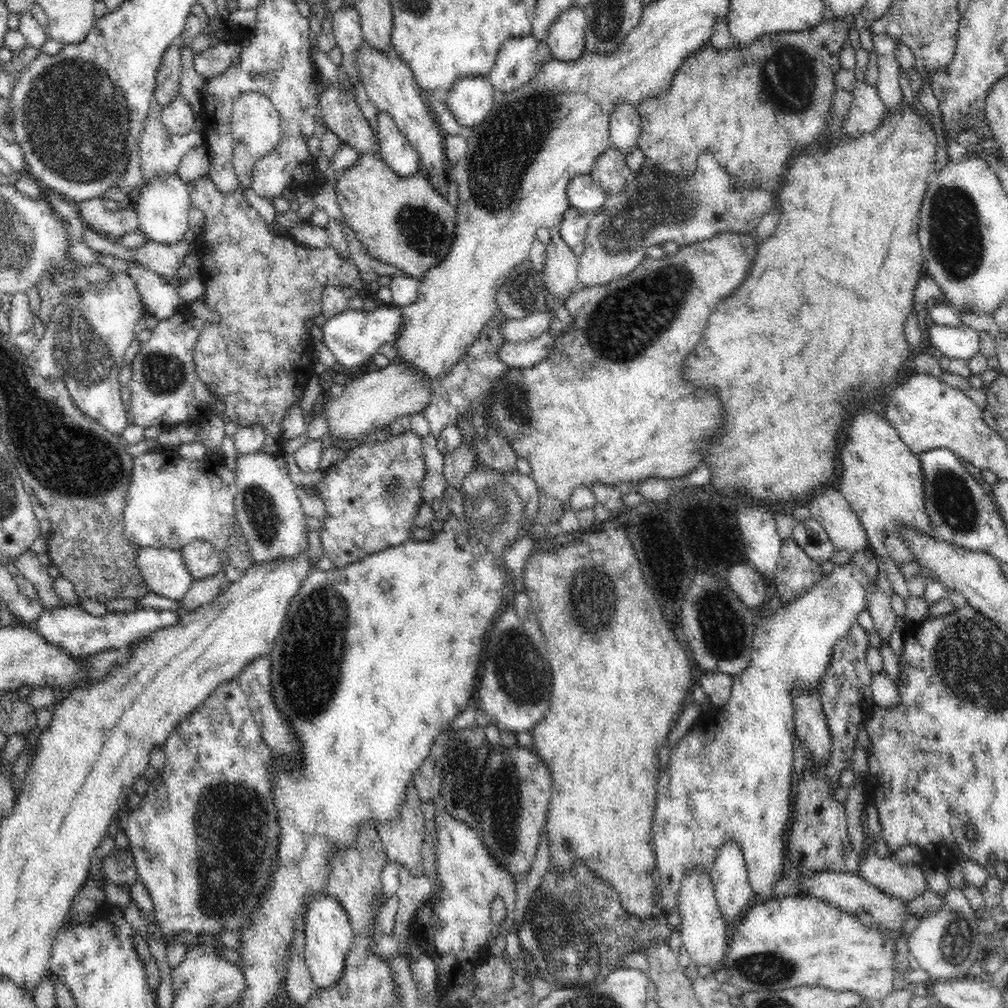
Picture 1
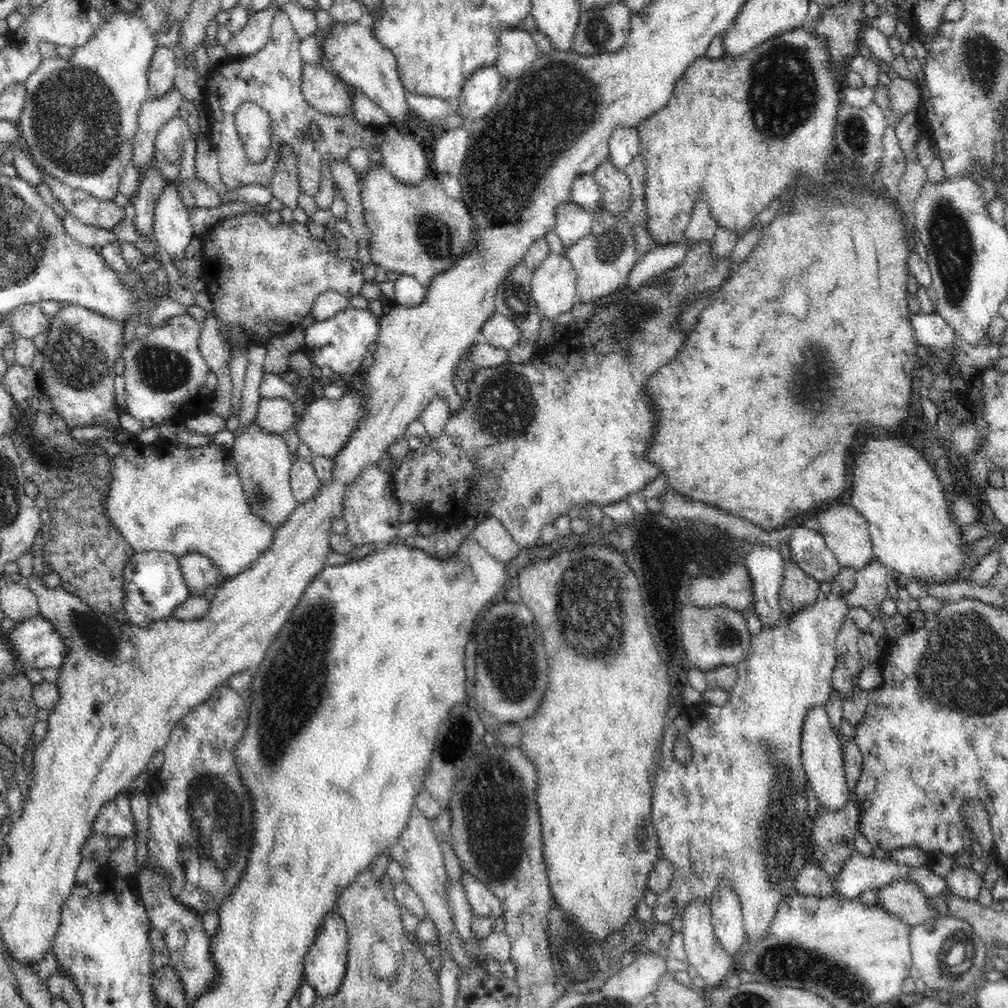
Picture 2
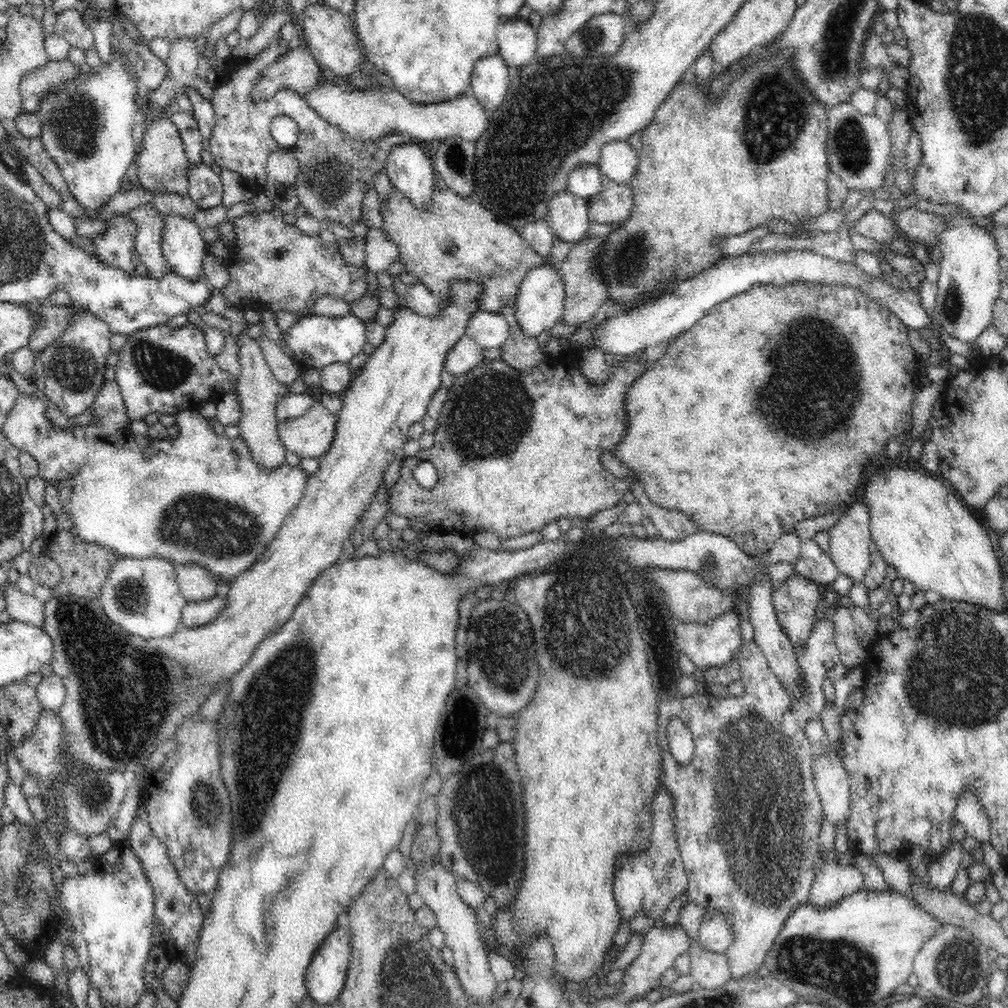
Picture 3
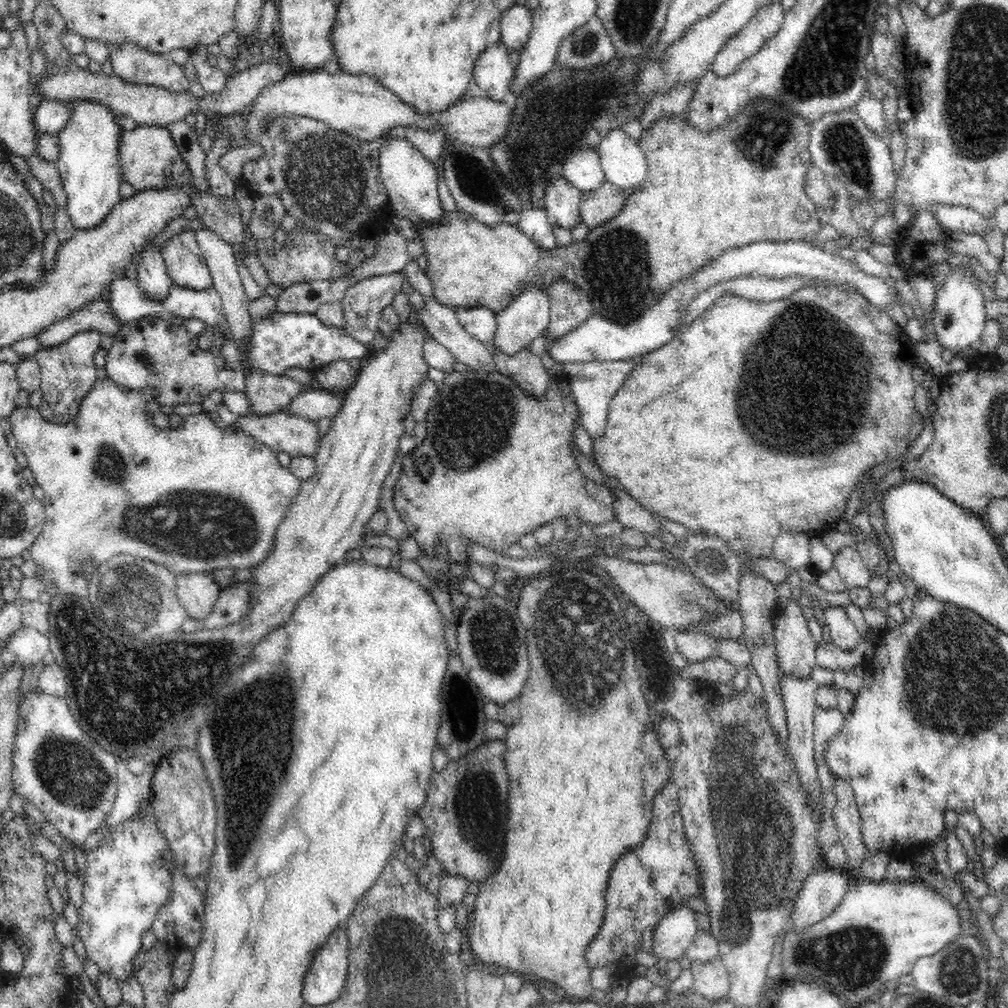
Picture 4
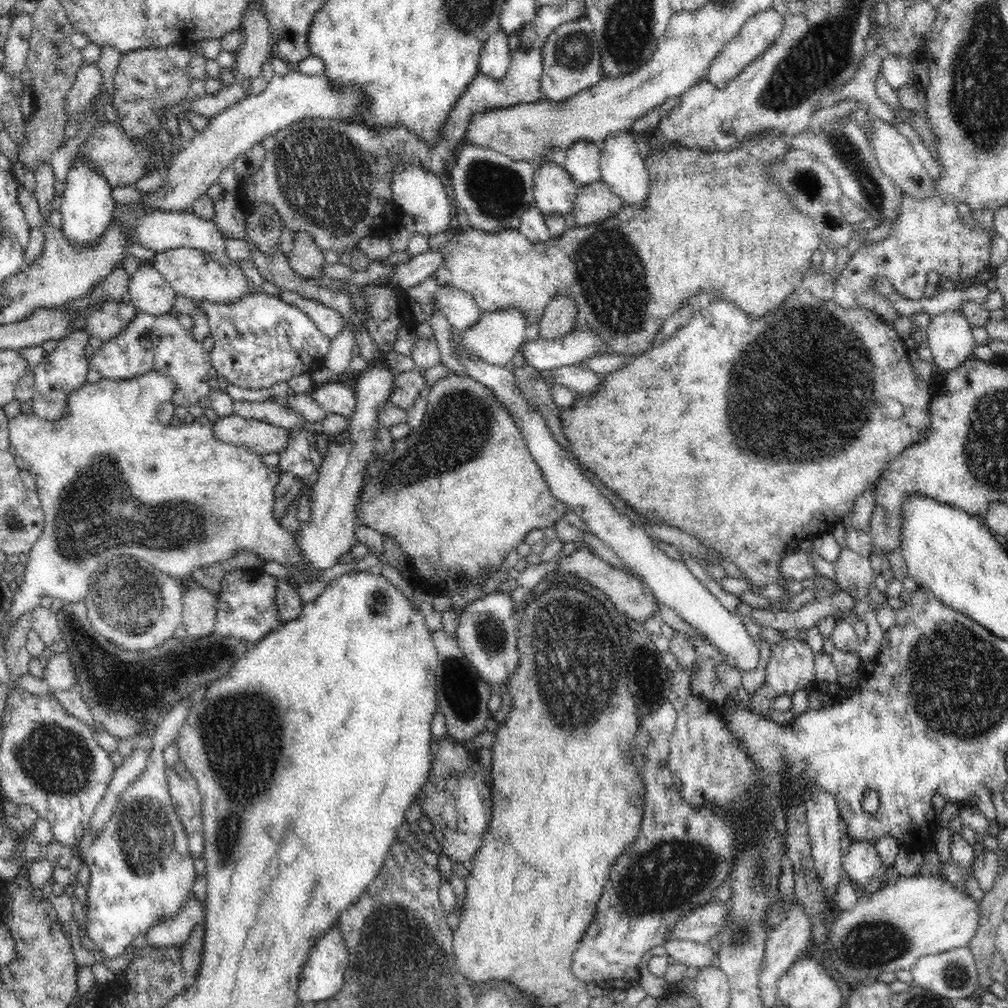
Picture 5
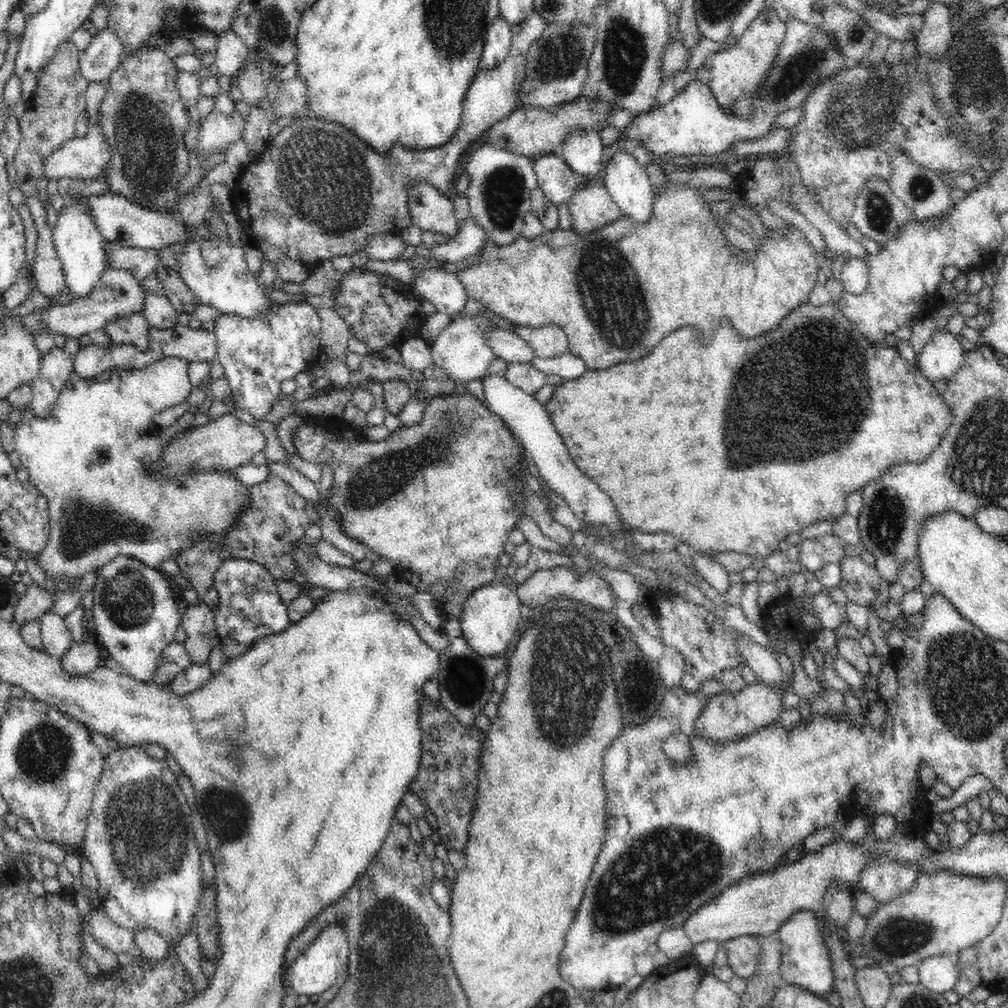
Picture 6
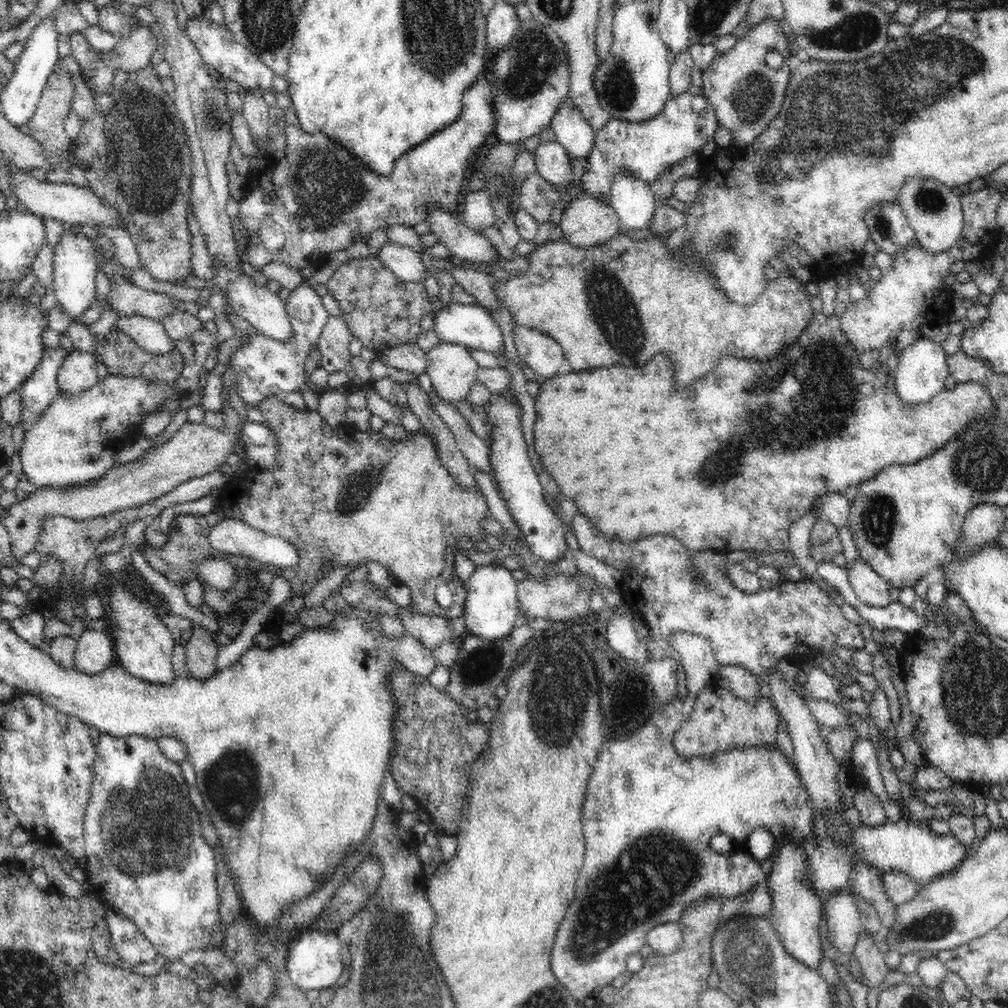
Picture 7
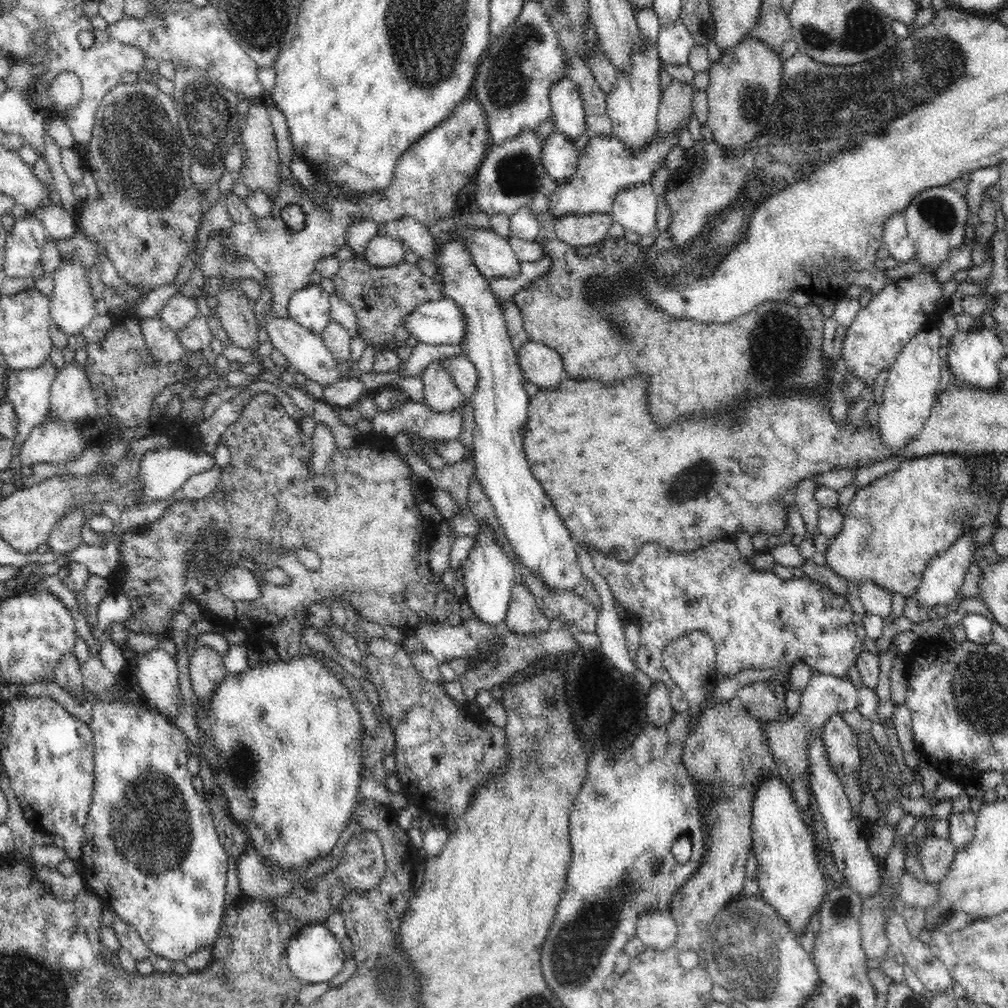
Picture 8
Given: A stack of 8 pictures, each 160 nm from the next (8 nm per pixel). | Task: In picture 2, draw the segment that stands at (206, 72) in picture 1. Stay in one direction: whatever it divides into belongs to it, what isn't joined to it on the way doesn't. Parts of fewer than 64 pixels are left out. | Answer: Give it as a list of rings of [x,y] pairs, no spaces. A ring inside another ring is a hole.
[[[272,3],[269,7],[251,14],[240,32],[232,34],[225,48],[227,56],[256,54],[267,43],[270,27],[278,12],[281,12],[280,6],[277,3]]]

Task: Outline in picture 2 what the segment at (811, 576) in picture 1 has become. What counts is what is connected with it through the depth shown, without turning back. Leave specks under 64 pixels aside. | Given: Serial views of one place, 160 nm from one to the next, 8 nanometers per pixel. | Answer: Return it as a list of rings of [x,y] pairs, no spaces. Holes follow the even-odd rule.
[[[792,558],[784,562],[783,582],[779,593],[782,617],[792,616],[804,604],[812,604],[819,596],[820,582],[808,576]]]

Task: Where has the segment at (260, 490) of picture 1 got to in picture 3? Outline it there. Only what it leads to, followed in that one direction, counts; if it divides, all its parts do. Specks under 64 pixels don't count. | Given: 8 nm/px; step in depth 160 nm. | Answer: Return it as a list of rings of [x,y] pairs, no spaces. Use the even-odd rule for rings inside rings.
[[[244,328],[238,340],[238,347],[240,349],[240,380],[238,380],[238,393],[240,403],[240,420],[237,422],[239,426],[239,435],[244,439],[246,445],[252,452],[254,461],[264,467],[264,469],[275,469],[277,466],[286,464],[286,449],[280,443],[276,427],[276,406],[278,400],[282,396],[289,393],[289,386],[280,384],[272,374],[272,370],[268,367],[264,354],[262,354],[257,340],[253,340],[248,336],[248,329]]]

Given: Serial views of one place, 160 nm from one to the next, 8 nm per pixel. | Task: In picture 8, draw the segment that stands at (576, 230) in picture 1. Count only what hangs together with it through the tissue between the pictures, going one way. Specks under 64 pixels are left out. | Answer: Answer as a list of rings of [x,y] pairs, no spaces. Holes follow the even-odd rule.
[[[553,130],[543,141],[542,165],[558,183],[567,182],[576,172],[580,153],[572,139]]]

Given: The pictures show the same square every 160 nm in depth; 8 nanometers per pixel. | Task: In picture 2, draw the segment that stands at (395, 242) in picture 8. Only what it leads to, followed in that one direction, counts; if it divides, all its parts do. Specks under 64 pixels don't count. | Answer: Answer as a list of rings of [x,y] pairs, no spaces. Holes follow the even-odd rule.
[[[500,313],[492,314],[492,318],[484,324],[479,341],[506,351],[516,347],[522,340],[522,329],[512,320]]]

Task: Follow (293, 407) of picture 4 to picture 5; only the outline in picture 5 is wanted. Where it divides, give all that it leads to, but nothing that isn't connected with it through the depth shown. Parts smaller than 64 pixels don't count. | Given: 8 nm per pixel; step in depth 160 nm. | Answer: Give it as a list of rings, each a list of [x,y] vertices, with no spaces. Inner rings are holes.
[[[325,382],[311,392],[314,400],[326,411],[326,414],[337,414],[347,417],[356,408],[356,392],[350,386],[340,383]]]

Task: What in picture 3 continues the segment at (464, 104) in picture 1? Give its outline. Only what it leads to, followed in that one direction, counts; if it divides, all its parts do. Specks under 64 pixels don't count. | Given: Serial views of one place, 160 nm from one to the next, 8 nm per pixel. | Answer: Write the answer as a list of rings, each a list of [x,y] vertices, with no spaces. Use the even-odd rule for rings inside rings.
[[[498,52],[477,60],[471,77],[469,93],[482,103],[483,110],[496,111],[504,102],[513,80],[502,55]]]

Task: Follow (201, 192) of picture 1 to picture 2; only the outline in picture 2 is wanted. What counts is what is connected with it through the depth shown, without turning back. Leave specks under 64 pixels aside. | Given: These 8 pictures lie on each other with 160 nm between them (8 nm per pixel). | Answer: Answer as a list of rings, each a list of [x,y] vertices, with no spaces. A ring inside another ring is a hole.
[[[244,102],[242,105],[236,112],[234,124],[245,148],[246,162],[259,163],[271,147],[272,118],[258,104]],[[254,213],[238,214],[218,222],[206,238],[201,238],[204,260],[203,279],[206,294],[210,294],[218,314],[219,330],[225,338],[234,340],[228,332],[228,324],[238,324],[244,328],[254,342],[266,344],[276,334],[284,334],[296,329],[307,316],[310,316],[316,298],[323,292],[334,291],[344,296],[358,296],[366,282],[362,272],[363,262],[360,260],[344,260],[329,248],[324,240],[316,240],[306,224],[292,224],[282,221],[274,227]]]

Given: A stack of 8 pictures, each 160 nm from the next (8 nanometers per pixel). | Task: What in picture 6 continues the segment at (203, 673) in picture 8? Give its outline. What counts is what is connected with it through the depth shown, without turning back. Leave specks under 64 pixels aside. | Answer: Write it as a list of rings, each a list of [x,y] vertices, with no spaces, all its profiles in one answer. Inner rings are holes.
[[[199,601],[198,605],[186,605],[182,610],[181,626],[185,628],[186,639],[183,642],[190,660],[194,664],[205,663],[212,652],[214,643],[219,639],[215,623],[215,611],[208,604]]]

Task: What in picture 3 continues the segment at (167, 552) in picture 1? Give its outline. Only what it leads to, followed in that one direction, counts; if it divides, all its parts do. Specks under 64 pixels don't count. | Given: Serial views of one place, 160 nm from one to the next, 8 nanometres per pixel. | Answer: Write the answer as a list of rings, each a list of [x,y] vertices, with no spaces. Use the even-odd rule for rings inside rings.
[[[119,556],[100,587],[99,605],[106,616],[130,634],[145,638],[172,636],[181,626],[186,599],[180,595],[175,565],[160,557],[137,559]]]

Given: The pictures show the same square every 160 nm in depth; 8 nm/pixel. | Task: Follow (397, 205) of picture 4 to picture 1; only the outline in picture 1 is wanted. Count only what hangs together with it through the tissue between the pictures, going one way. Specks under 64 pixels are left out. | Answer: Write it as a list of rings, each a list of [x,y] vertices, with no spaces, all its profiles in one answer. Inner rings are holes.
[[[378,112],[377,138],[380,158],[398,176],[409,177],[420,170],[420,159],[416,149],[400,132],[395,120],[386,113]]]

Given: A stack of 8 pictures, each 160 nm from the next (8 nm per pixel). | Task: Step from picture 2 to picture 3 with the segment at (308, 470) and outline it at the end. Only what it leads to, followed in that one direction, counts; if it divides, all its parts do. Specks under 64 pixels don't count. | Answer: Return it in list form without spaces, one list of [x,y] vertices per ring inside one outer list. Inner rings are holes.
[[[107,381],[103,388],[100,388],[100,394],[92,401],[91,407],[96,416],[95,423],[83,427],[72,426],[67,429],[51,428],[50,423],[45,422],[43,403],[38,396],[34,393],[20,393],[15,400],[14,406],[8,413],[2,431],[15,448],[34,457],[34,460],[38,463],[38,476],[44,482],[57,486],[60,506],[62,506],[61,511],[70,513],[71,521],[74,524],[75,538],[103,545],[104,548],[110,548],[118,556],[128,556],[137,559],[160,557],[164,560],[170,560],[174,565],[202,564],[204,568],[207,568],[213,575],[218,576],[222,580],[234,579],[235,576],[242,574],[253,564],[256,564],[260,555],[267,549],[267,546],[277,535],[279,528],[284,524],[286,516],[288,516],[289,512],[292,512],[293,508],[296,508],[304,494],[308,473],[304,472],[299,465],[292,467],[284,464],[277,466],[271,471],[270,469],[260,467],[254,461],[250,448],[240,435],[230,438],[226,433],[216,434],[214,429],[210,427],[209,420],[200,413],[200,410],[182,410],[182,412],[176,415],[176,424],[179,427],[179,432],[173,440],[170,438],[154,440],[150,435],[132,436],[132,431],[126,428],[130,426],[131,420],[128,419],[128,411],[125,410],[124,406],[124,397],[115,381]]]

